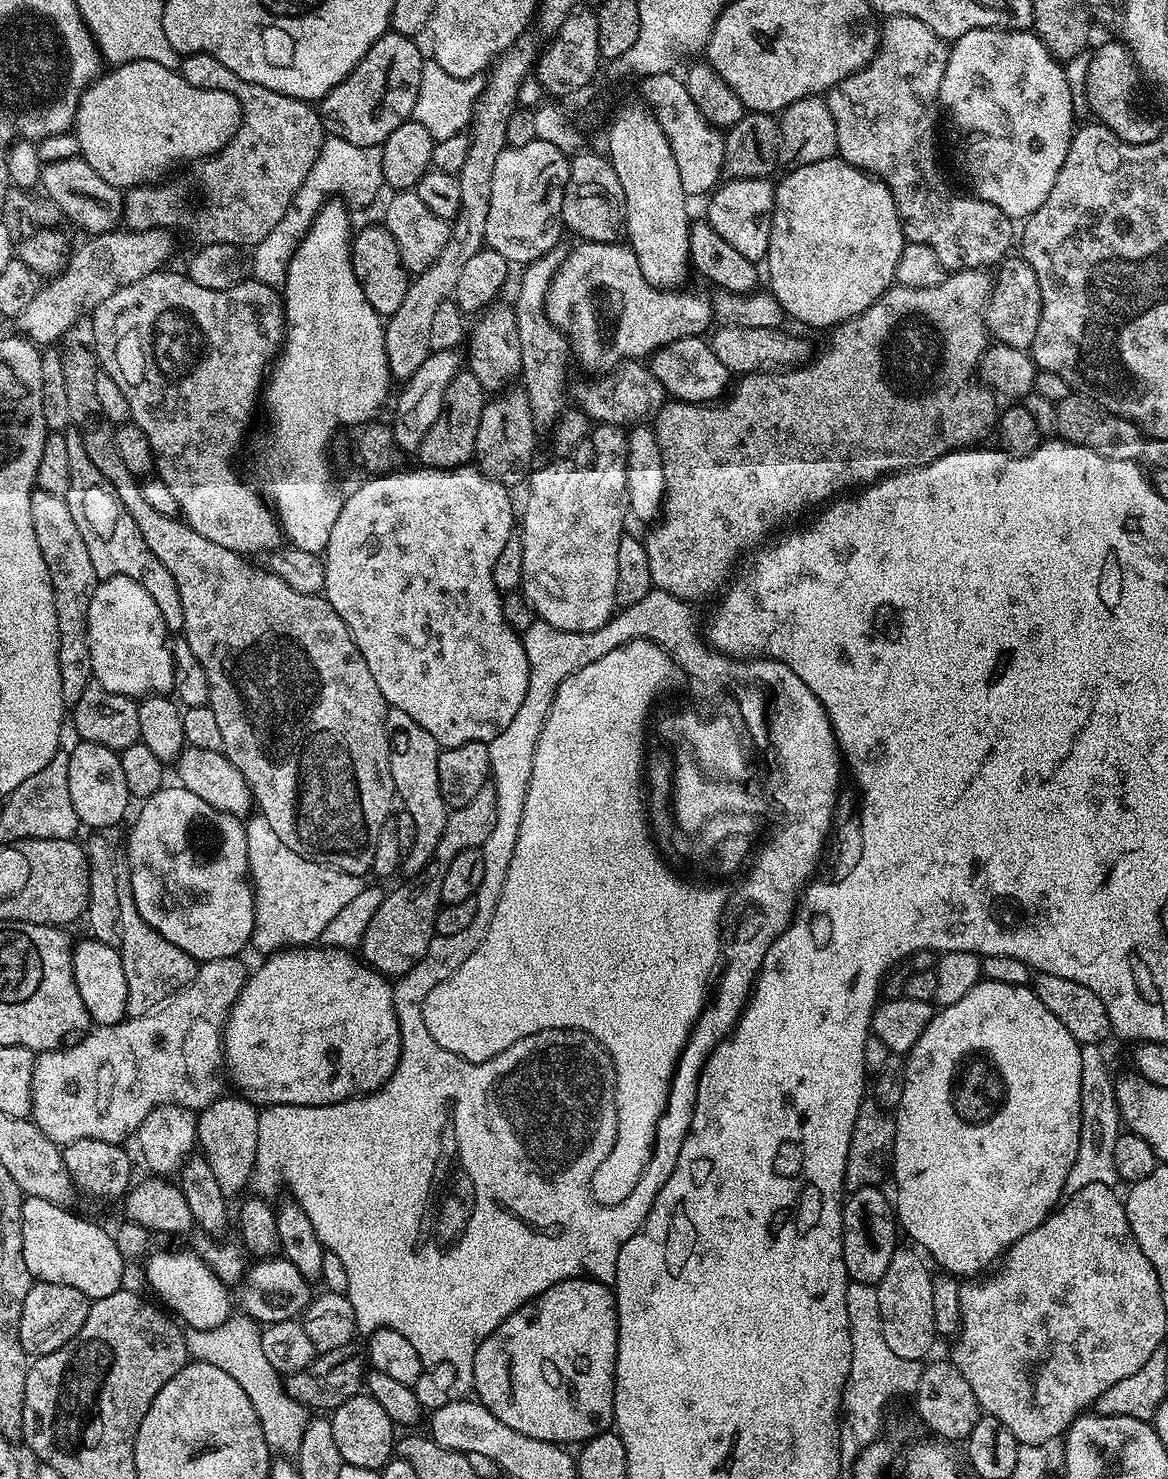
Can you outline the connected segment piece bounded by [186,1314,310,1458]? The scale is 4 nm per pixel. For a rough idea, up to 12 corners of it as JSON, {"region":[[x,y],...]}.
{"region":[[233,1314],[188,1328],[188,1355],[246,1390],[269,1449],[292,1458],[310,1412],[262,1352],[261,1325]]}

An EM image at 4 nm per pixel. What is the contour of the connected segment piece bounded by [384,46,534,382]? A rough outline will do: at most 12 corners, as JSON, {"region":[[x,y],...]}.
{"region":[[534,56],[492,65],[442,254],[387,317],[388,370],[408,380],[433,352],[434,314],[485,248],[490,181]]}

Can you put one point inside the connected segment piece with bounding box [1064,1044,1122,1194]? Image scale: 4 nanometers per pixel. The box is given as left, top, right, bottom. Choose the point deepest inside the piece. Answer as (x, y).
(1100, 1124)

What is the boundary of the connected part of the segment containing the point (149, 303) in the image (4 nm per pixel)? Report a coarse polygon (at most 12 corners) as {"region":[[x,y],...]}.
{"region":[[183,271],[91,313],[202,538],[281,547],[232,459],[284,342],[275,287]]}

